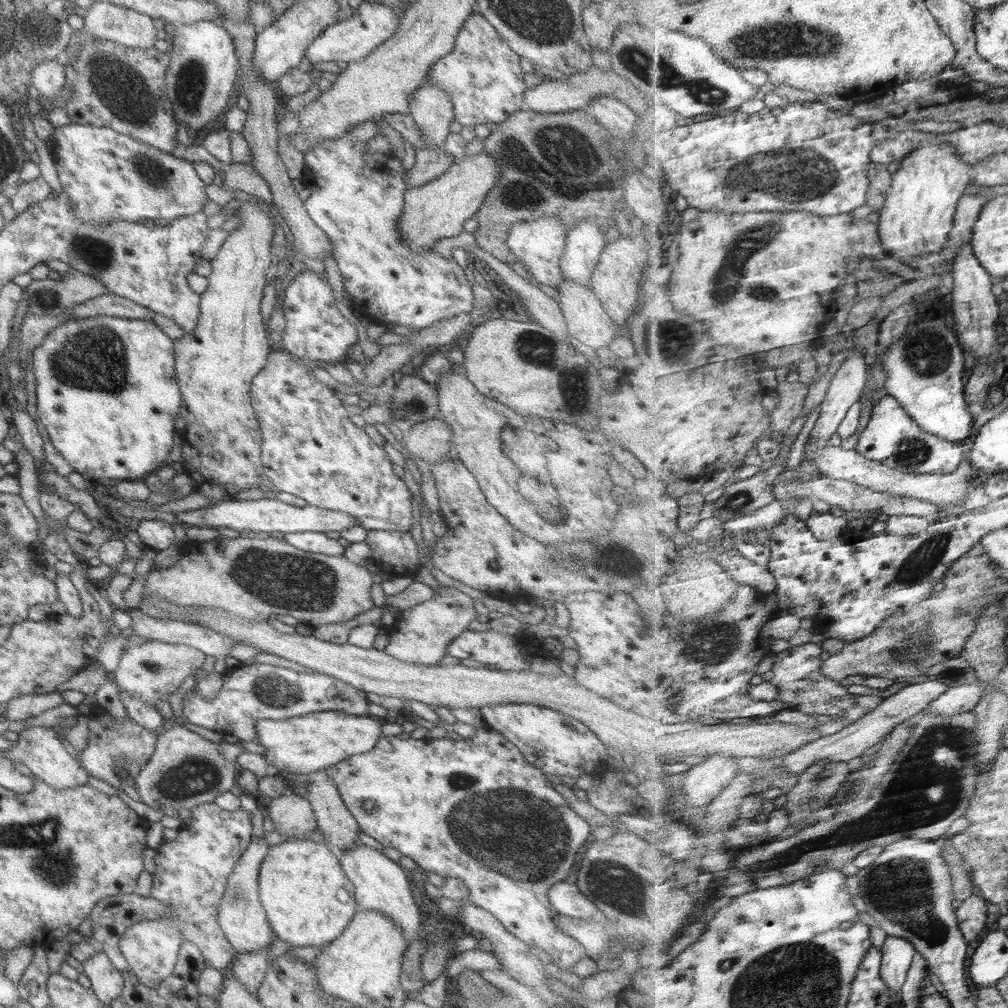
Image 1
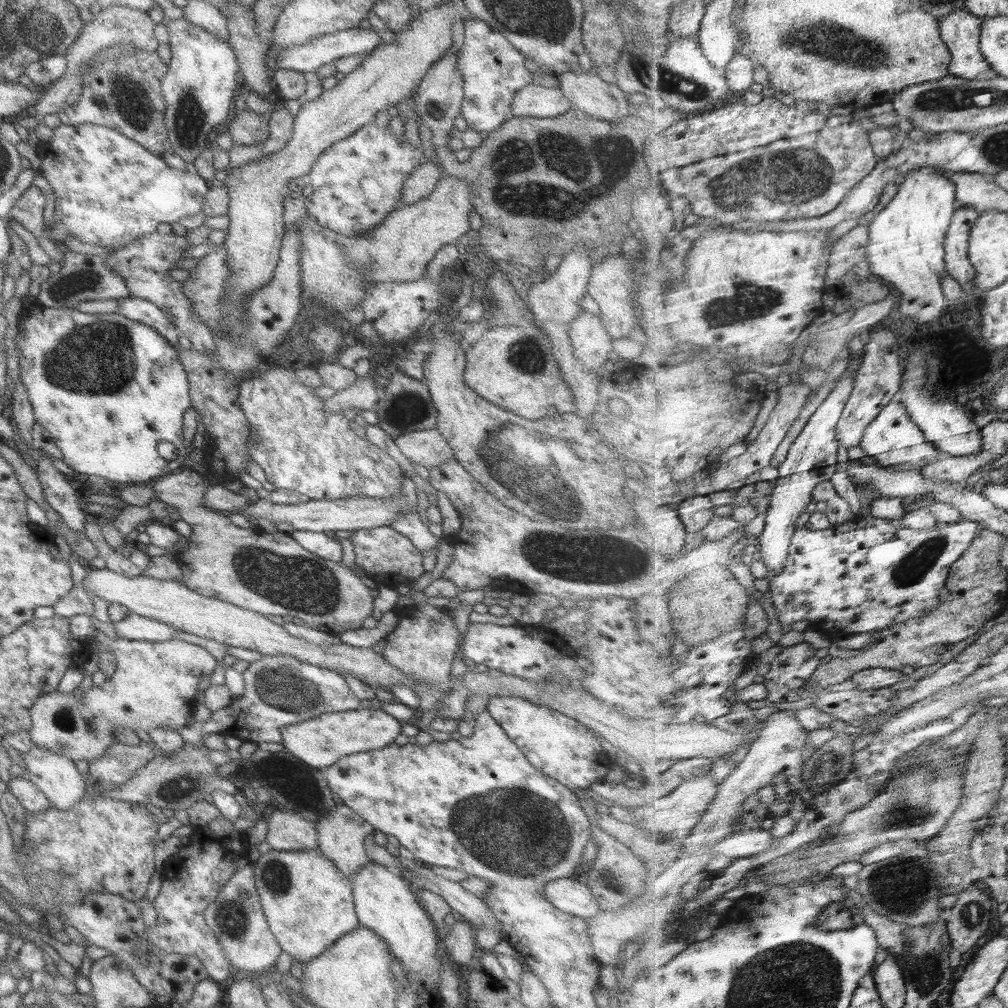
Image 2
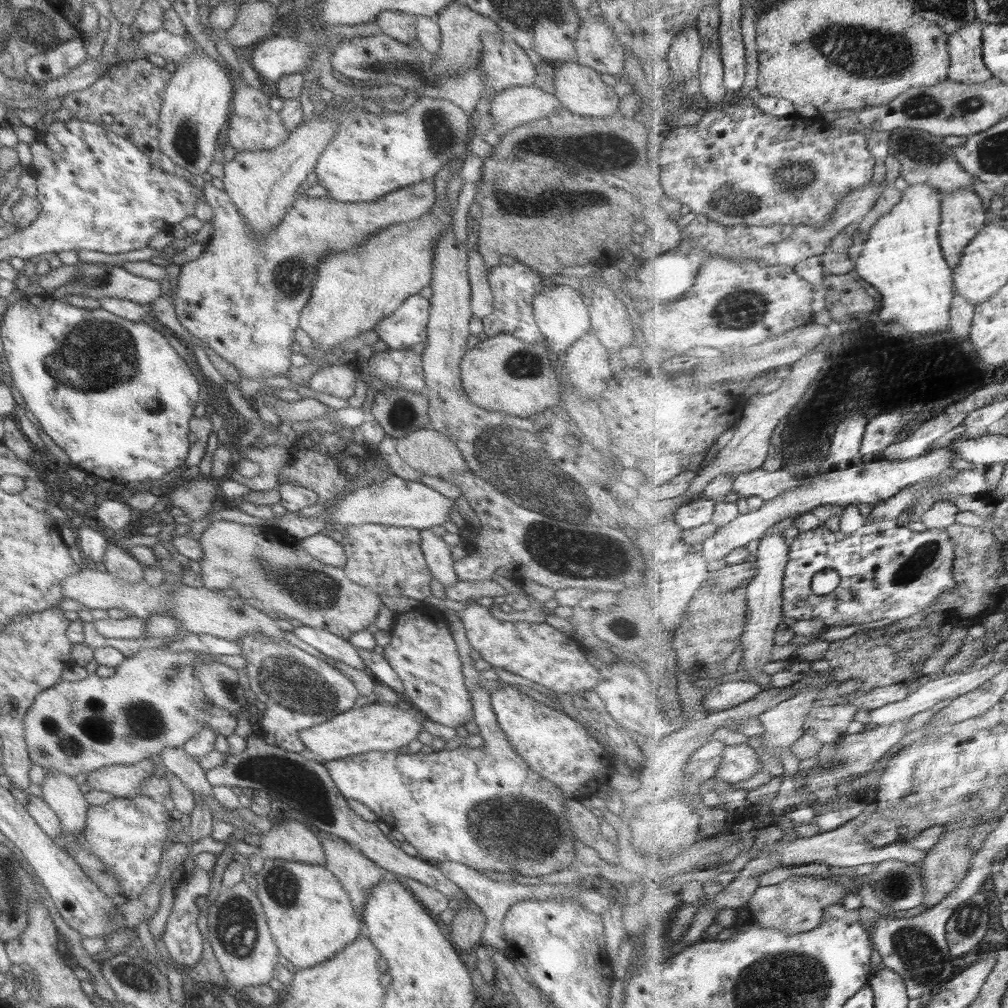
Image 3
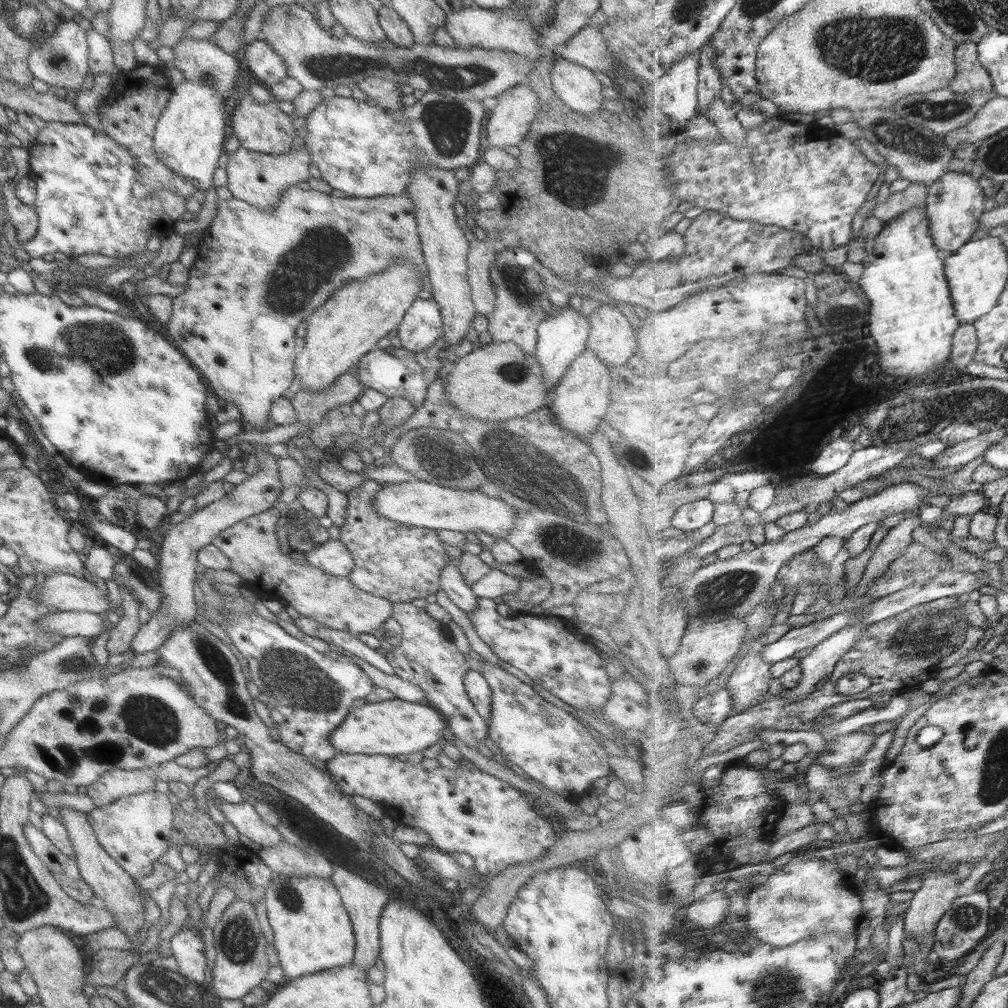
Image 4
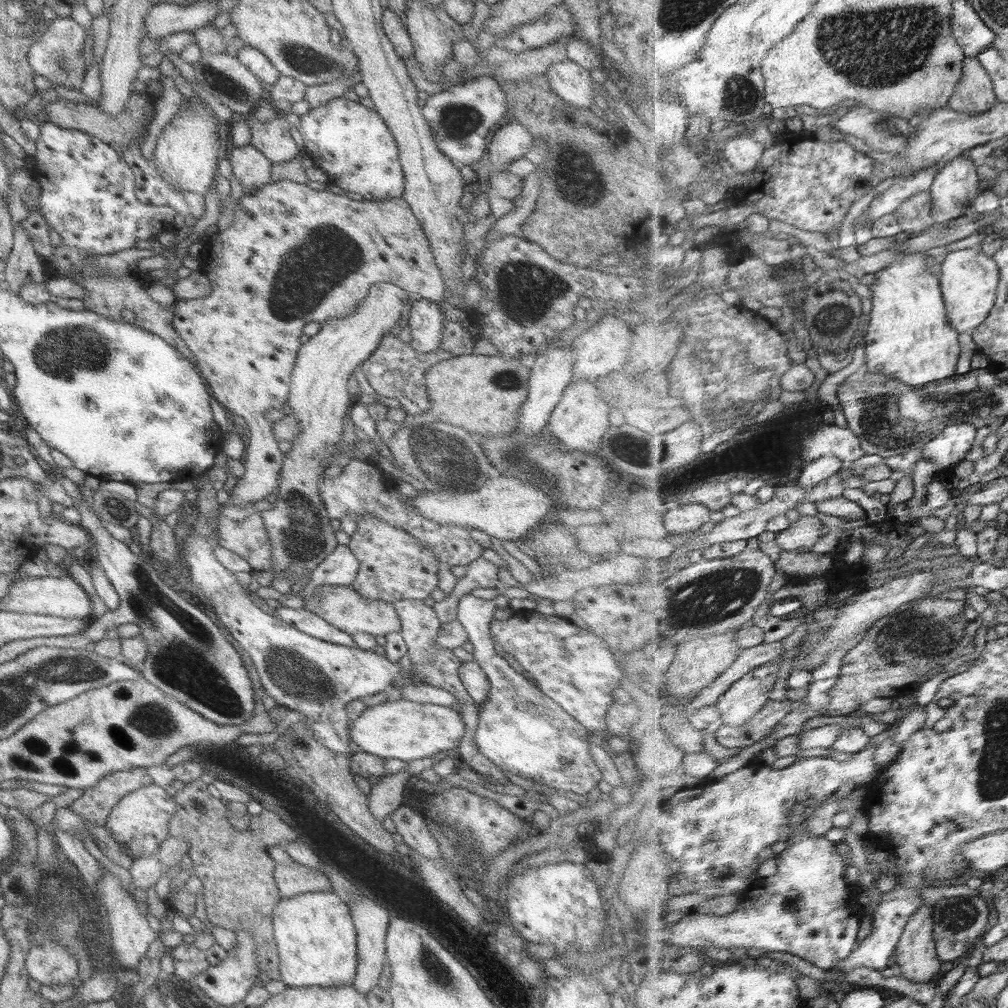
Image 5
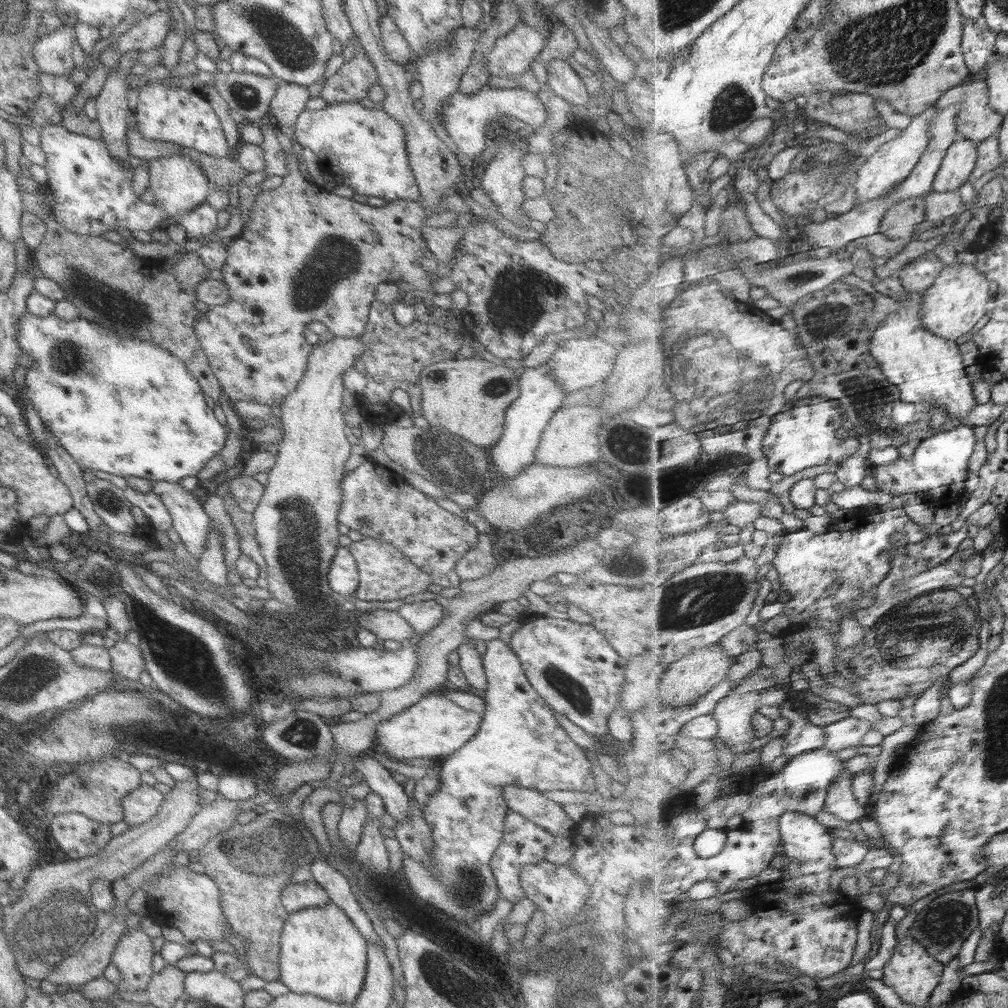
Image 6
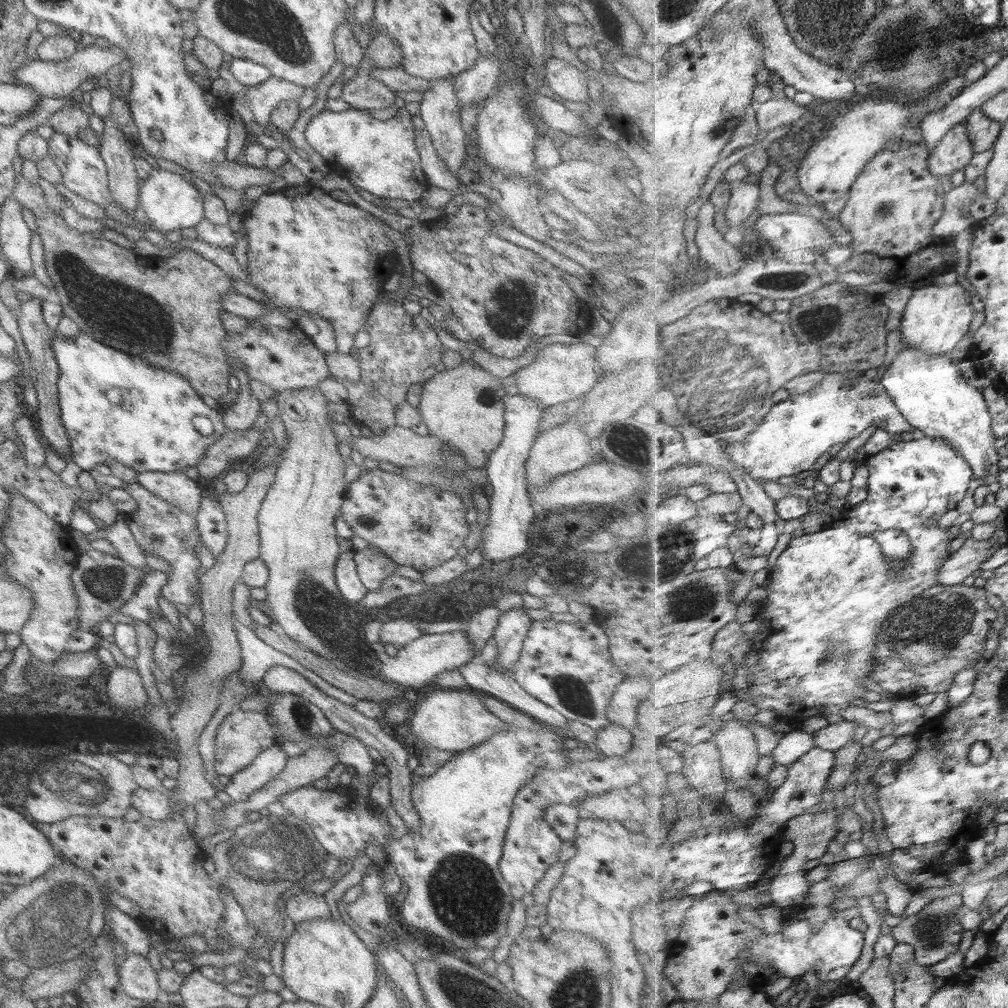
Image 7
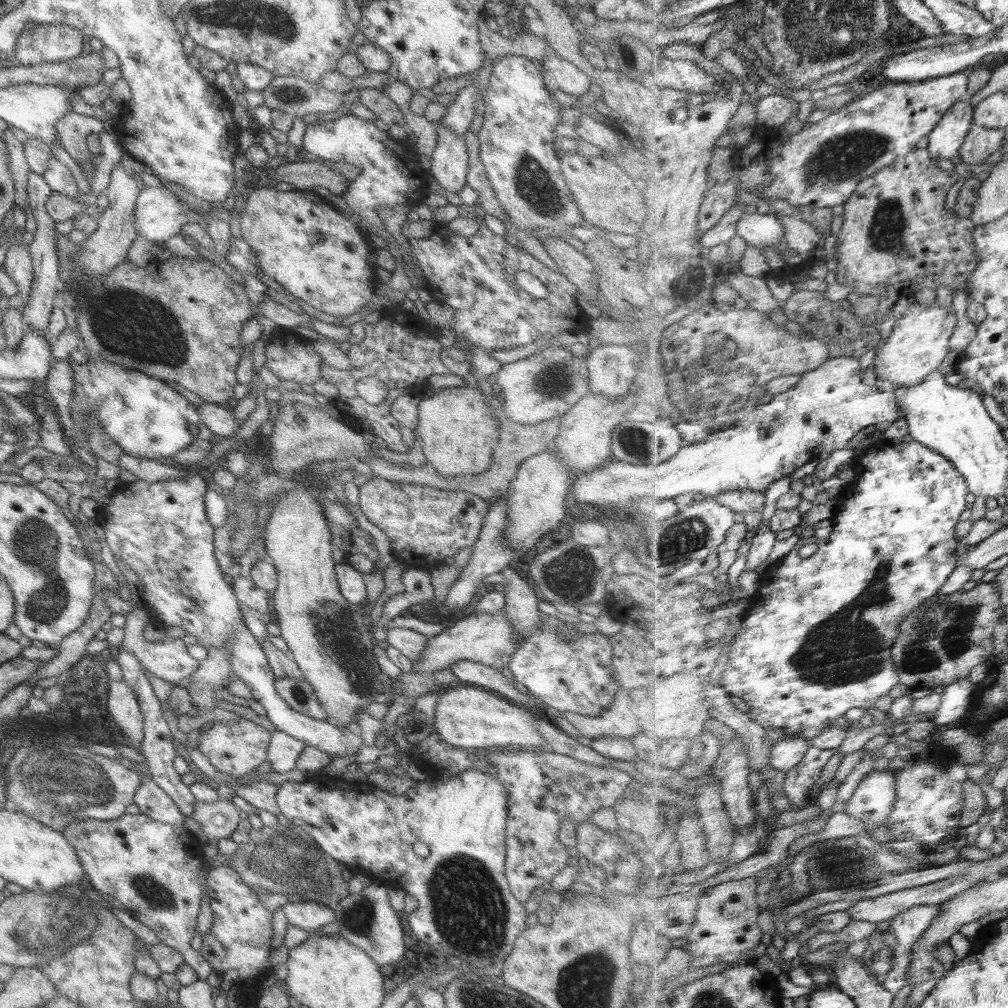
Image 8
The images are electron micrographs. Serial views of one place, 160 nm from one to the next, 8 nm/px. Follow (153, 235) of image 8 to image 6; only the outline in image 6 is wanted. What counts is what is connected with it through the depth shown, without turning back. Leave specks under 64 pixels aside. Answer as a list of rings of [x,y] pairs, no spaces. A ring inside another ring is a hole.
[[[170,154],[163,158],[150,160],[148,164],[147,172],[149,173],[149,191],[153,197],[152,203],[166,214],[167,219],[177,221],[180,214],[185,214],[203,204],[207,193],[212,188],[209,180],[205,179],[203,171],[195,165],[192,158]]]

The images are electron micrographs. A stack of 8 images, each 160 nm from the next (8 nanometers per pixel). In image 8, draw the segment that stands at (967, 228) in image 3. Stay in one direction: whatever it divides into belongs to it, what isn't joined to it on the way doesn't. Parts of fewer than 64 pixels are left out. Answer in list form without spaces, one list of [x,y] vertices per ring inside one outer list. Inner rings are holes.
[[[968,99],[957,102],[928,134],[929,145],[927,148],[932,157],[950,159],[953,156],[959,156],[973,122],[973,104]]]

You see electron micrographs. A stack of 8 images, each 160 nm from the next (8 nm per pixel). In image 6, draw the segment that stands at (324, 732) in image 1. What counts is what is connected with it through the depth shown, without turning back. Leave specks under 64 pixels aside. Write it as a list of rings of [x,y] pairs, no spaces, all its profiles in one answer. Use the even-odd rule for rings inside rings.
[[[433,693],[420,698],[399,714],[385,718],[376,726],[377,746],[385,756],[395,761],[411,758],[438,759],[463,746],[478,729],[480,714],[465,710],[448,698]]]

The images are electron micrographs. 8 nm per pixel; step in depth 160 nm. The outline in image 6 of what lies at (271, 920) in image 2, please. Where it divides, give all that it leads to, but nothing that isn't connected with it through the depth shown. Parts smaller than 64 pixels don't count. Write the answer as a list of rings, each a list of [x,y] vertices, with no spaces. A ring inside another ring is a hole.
[[[334,904],[312,906],[289,912],[279,937],[278,980],[291,993],[309,994],[327,1002],[352,1005],[357,999],[366,969],[366,940],[359,934],[346,914]]]

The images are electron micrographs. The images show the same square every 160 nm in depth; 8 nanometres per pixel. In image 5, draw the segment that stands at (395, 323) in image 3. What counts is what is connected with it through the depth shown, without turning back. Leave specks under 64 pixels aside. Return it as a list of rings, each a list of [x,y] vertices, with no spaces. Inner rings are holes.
[[[425,299],[410,302],[404,318],[411,336],[408,345],[417,352],[434,351],[439,344],[442,322],[445,320],[437,305]]]

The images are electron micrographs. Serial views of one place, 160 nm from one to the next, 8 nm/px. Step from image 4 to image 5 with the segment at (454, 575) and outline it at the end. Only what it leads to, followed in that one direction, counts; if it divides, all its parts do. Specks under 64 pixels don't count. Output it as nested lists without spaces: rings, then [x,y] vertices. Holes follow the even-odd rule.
[[[465,594],[459,598],[456,604],[456,619],[463,627],[467,642],[473,646],[473,662],[488,680],[486,699],[479,705],[476,727],[473,733],[473,742],[477,752],[487,759],[493,766],[502,769],[507,774],[515,774],[530,780],[533,783],[547,786],[549,789],[564,790],[575,794],[586,795],[591,788],[595,788],[599,782],[600,774],[597,765],[590,755],[592,735],[573,720],[559,705],[547,698],[536,686],[521,674],[515,672],[507,662],[495,653],[493,641],[489,634],[491,618],[489,613],[496,609],[490,600],[474,598],[471,594]]]

